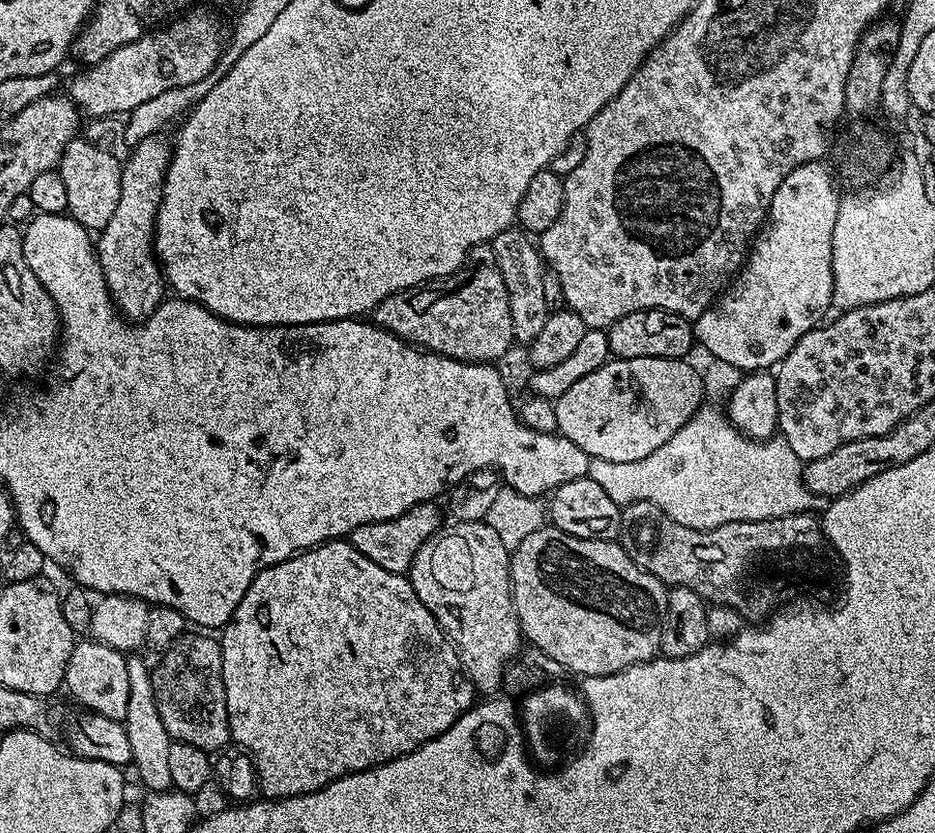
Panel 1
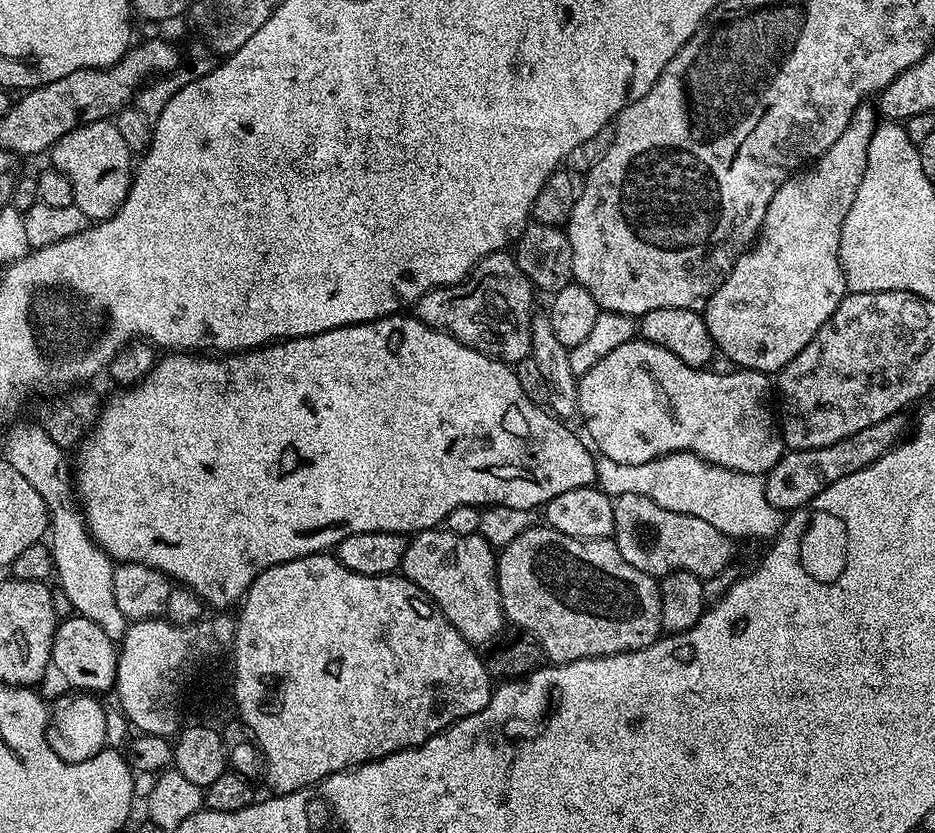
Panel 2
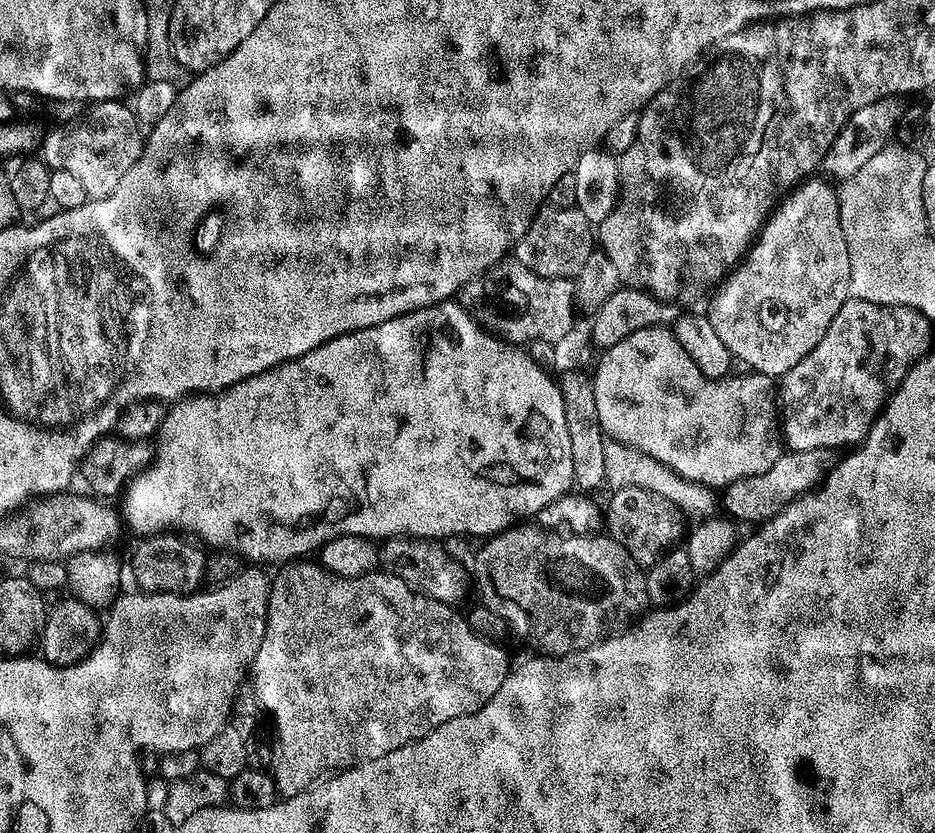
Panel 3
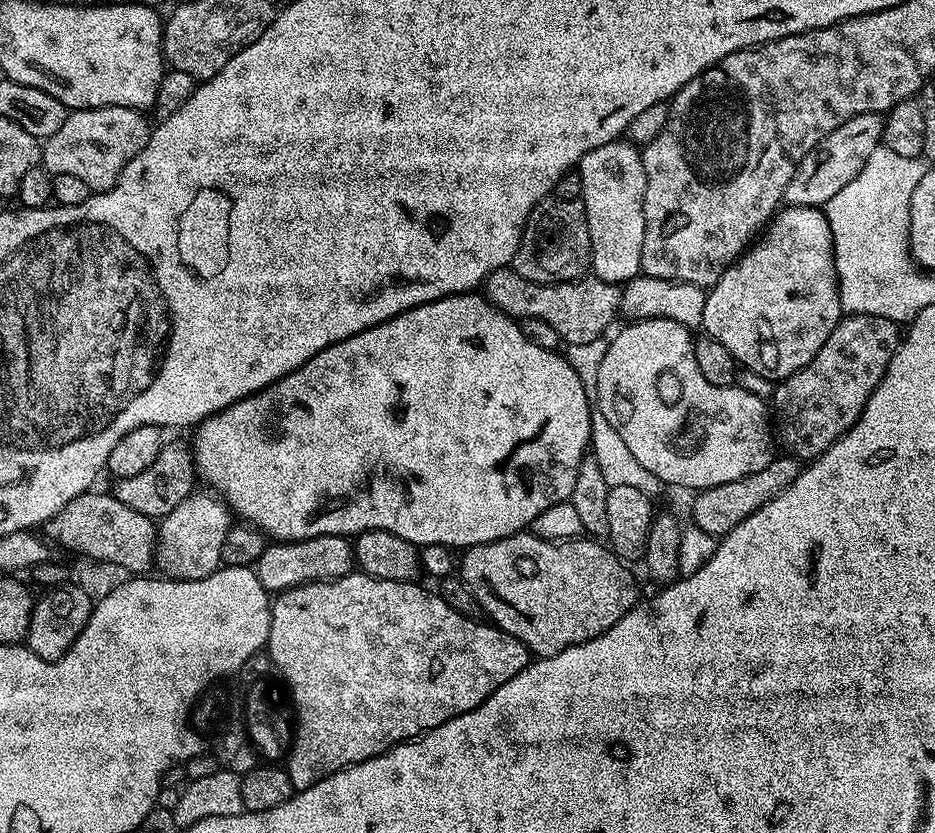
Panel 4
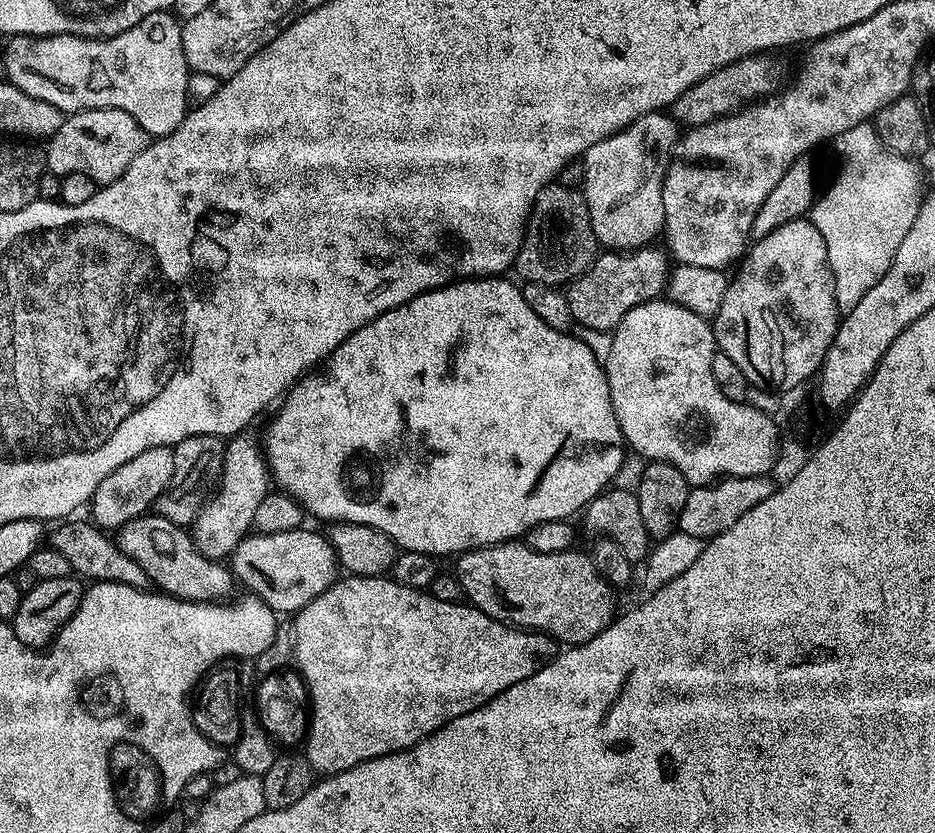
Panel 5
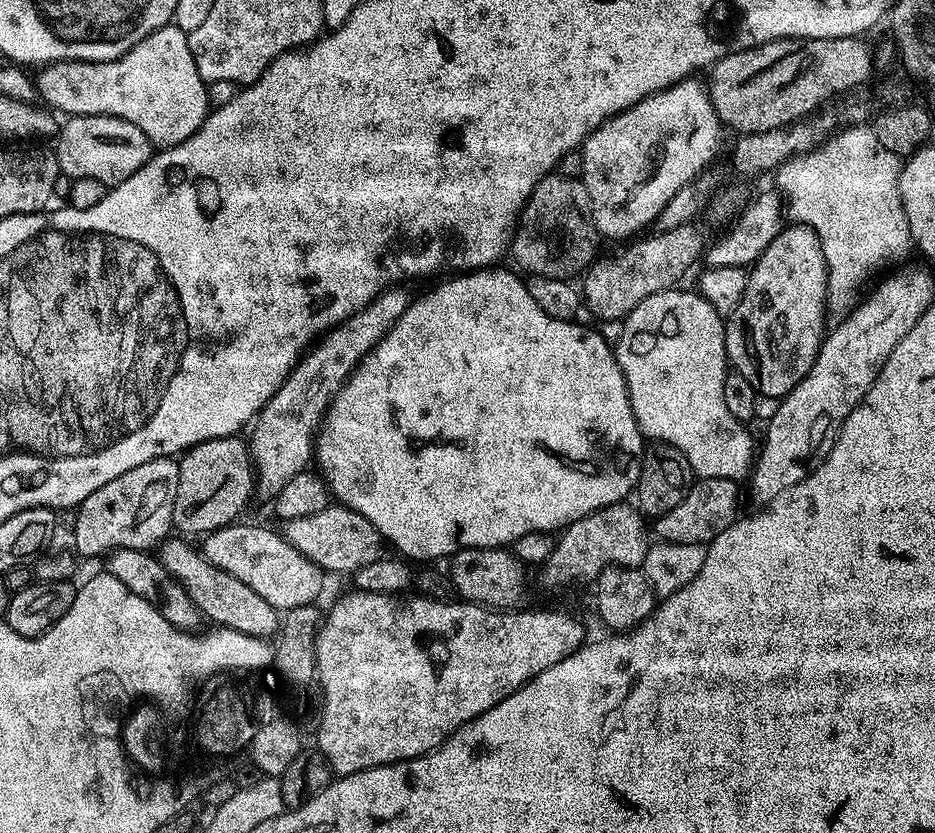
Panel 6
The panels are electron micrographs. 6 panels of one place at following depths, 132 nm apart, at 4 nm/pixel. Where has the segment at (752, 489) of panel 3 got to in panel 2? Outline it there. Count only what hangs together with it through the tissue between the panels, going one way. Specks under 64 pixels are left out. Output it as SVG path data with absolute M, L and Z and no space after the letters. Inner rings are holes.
M895 412L890 418L882 418L882 422L874 422L874 426L866 426L866 430L858 430L858 434L850 434L850 438L842 442L810 450L785 451L780 461L766 474L766 498L781 510L803 508L818 494L822 494L826 486L834 486L838 478L846 478L846 474L854 474L870 466L870 462L878 462L878 458L896 447L909 431L910 420L906 417L904 412Z

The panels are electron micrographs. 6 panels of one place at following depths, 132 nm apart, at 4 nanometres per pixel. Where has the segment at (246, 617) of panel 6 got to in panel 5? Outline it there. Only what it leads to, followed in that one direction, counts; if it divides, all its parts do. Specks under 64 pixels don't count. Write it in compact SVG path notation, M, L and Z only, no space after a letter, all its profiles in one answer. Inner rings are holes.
M145 514L121 525L118 529L118 543L127 556L142 566L149 581L159 591L180 600L220 602L234 585L233 573L221 561L203 556L196 549L191 535L181 525L161 516Z

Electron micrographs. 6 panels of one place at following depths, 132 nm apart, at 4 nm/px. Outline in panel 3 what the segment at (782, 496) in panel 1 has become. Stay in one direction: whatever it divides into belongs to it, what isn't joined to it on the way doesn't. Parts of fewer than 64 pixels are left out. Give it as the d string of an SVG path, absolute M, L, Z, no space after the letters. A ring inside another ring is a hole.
M615 442L605 443L604 458L606 460L606 481L613 489L617 488L637 488L638 490L650 490L650 494L659 494L660 497L666 498L666 502L674 502L685 517L692 518L712 518L717 515L718 496L713 489L708 488L705 484L690 482L682 478L670 466L650 458L646 454L625 447L624 444Z

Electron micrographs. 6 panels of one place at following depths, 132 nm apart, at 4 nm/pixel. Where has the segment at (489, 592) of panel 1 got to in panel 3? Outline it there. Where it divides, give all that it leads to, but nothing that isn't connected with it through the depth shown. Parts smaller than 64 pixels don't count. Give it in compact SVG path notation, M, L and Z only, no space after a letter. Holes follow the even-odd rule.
M393 536L379 545L379 567L402 578L415 592L434 598L443 604L459 605L459 600L470 592L470 572L443 549L440 542L422 540L414 536Z

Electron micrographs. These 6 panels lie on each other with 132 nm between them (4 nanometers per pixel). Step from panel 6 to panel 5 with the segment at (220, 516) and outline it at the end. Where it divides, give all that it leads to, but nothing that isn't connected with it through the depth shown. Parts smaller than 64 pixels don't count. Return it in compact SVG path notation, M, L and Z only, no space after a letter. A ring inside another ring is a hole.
M191 436L175 444L172 448L174 474L168 488L156 500L155 515L181 526L191 525L210 493L217 487L220 472L224 468L224 446L225 441L218 436Z

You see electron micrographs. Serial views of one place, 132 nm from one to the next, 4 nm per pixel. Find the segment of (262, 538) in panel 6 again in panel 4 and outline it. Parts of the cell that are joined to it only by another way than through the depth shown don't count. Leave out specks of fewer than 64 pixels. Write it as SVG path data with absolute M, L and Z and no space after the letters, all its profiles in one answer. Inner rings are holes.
M319 536L305 540L272 542L265 547L254 565L258 582L269 594L279 594L299 584L313 584L319 580L337 580L354 568L353 541L346 536Z

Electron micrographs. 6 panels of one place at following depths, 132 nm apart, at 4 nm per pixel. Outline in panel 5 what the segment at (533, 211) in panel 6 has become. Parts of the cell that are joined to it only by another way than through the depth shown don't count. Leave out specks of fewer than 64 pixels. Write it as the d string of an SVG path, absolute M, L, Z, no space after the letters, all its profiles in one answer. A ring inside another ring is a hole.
M558 182L544 187L534 202L532 212L528 215L528 226L524 229L524 241L516 255L515 271L520 271L521 281L529 284L551 284L564 286L581 276L598 255L598 241L594 226L590 222L588 203L584 200L583 191L567 188Z

